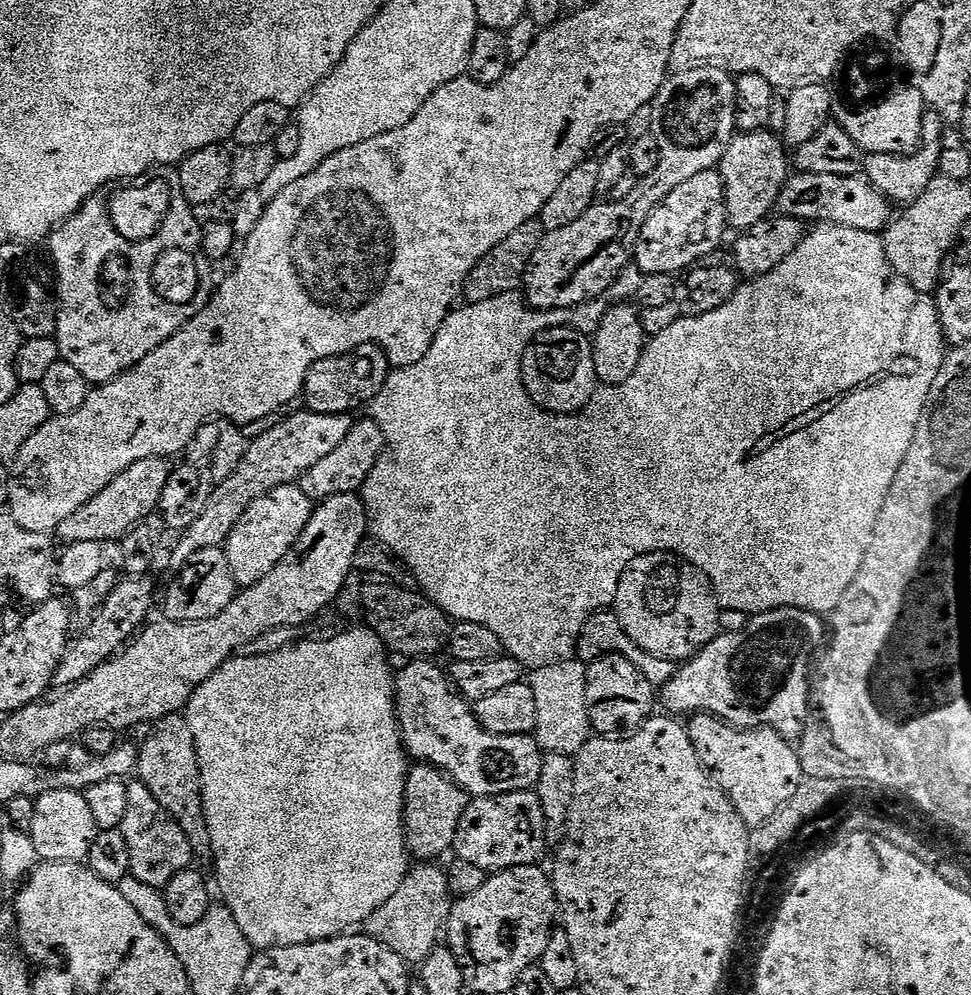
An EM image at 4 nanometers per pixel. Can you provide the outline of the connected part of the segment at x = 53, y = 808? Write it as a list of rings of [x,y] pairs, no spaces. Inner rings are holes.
[[[70,790],[50,792],[35,803],[30,835],[41,861],[50,864],[78,864],[87,861],[94,846],[98,829],[87,795]]]

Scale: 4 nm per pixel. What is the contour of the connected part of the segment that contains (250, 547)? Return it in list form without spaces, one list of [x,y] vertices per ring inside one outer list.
[[[295,483],[282,485],[280,488],[265,494],[260,500],[254,501],[245,513],[243,519],[237,527],[233,529],[230,539],[226,543],[228,550],[227,567],[232,569],[237,585],[251,586],[257,584],[262,578],[266,578],[285,560],[289,559],[292,547],[296,544],[296,539],[303,534],[312,524],[312,513],[314,511],[314,501],[304,493]]]

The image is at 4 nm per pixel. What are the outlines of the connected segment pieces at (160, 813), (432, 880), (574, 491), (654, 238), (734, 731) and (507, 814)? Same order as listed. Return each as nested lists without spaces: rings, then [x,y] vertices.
[[[141,782],[128,784],[126,818],[120,823],[118,830],[126,838],[126,850],[130,850],[128,871],[131,879],[137,884],[163,890],[179,872],[185,872],[187,868],[193,867],[194,855],[190,840],[178,821]]]
[[[424,862],[418,866],[420,868],[409,871],[398,894],[374,910],[374,914],[362,925],[367,935],[402,957],[409,966],[424,964],[436,948],[441,947],[446,936],[450,911],[448,874],[443,867],[440,869],[436,866],[435,863]]]
[[[821,223],[813,228],[816,228],[813,232],[812,229],[805,231],[796,249],[781,264],[774,266],[774,270],[770,270],[770,274],[755,277],[751,282],[745,283],[748,284],[745,288],[744,285],[737,287],[736,293],[722,306],[718,306],[718,310],[705,316],[691,317],[687,321],[688,328],[682,328],[683,326],[677,323],[670,326],[661,336],[655,337],[651,341],[650,350],[645,351],[642,361],[643,375],[652,376],[652,384],[629,382],[617,387],[613,391],[616,393],[605,402],[604,412],[597,414],[597,421],[591,420],[588,414],[557,416],[537,407],[528,397],[528,391],[522,378],[524,352],[541,335],[542,329],[545,327],[545,325],[543,326],[545,317],[529,308],[528,301],[519,291],[498,294],[486,302],[469,303],[468,308],[462,309],[463,307],[461,307],[459,310],[449,312],[448,317],[442,322],[430,350],[426,350],[426,358],[422,358],[422,362],[414,362],[414,366],[389,371],[384,389],[370,405],[371,415],[381,427],[382,434],[385,435],[384,452],[378,458],[373,472],[366,478],[362,487],[364,513],[368,516],[368,531],[371,539],[376,539],[373,541],[379,547],[395,557],[397,561],[400,559],[412,571],[412,576],[416,579],[417,584],[415,587],[431,604],[438,605],[446,615],[452,617],[453,621],[461,624],[486,626],[486,630],[491,630],[498,637],[498,642],[502,642],[505,653],[512,656],[528,670],[558,666],[558,662],[573,659],[577,655],[576,647],[579,644],[579,636],[582,634],[583,627],[589,624],[597,613],[611,609],[615,605],[618,582],[630,566],[630,562],[634,562],[634,558],[645,556],[651,552],[671,552],[674,556],[681,556],[683,560],[689,560],[695,568],[702,570],[702,574],[706,574],[711,580],[712,589],[716,591],[720,607],[725,613],[776,612],[779,608],[809,612],[810,606],[832,605],[833,602],[840,599],[842,586],[847,579],[854,575],[859,566],[860,554],[863,553],[868,539],[871,538],[874,526],[878,522],[878,514],[886,502],[886,494],[894,482],[894,474],[898,474],[898,470],[914,442],[914,434],[918,430],[920,419],[924,417],[928,406],[928,395],[934,386],[934,378],[938,378],[940,368],[944,365],[946,337],[944,329],[940,327],[940,312],[936,308],[935,299],[931,295],[914,290],[914,286],[910,286],[910,282],[906,282],[906,278],[902,278],[896,273],[895,268],[886,258],[883,239],[877,233],[866,230],[850,230],[849,228],[840,228],[836,224],[826,223]]]
[[[713,170],[694,174],[678,190],[666,197],[646,218],[640,231],[634,253],[635,267],[640,267],[645,277],[675,277],[675,272],[683,273],[699,265],[724,240],[724,228],[729,227],[724,187],[719,171]]]
[[[707,710],[695,714],[697,716],[687,721],[686,727],[698,758],[712,773],[717,786],[731,798],[746,823],[750,826],[767,823],[790,802],[790,798],[794,798],[794,794],[798,794],[805,781],[797,749],[773,728],[737,727]]]
[[[535,791],[507,792],[501,796],[482,796],[469,803],[465,813],[460,816],[460,825],[456,831],[455,855],[461,860],[470,862],[470,866],[478,866],[485,874],[505,872],[508,868],[517,868],[527,864],[539,865],[540,859],[550,851],[542,802]]]

